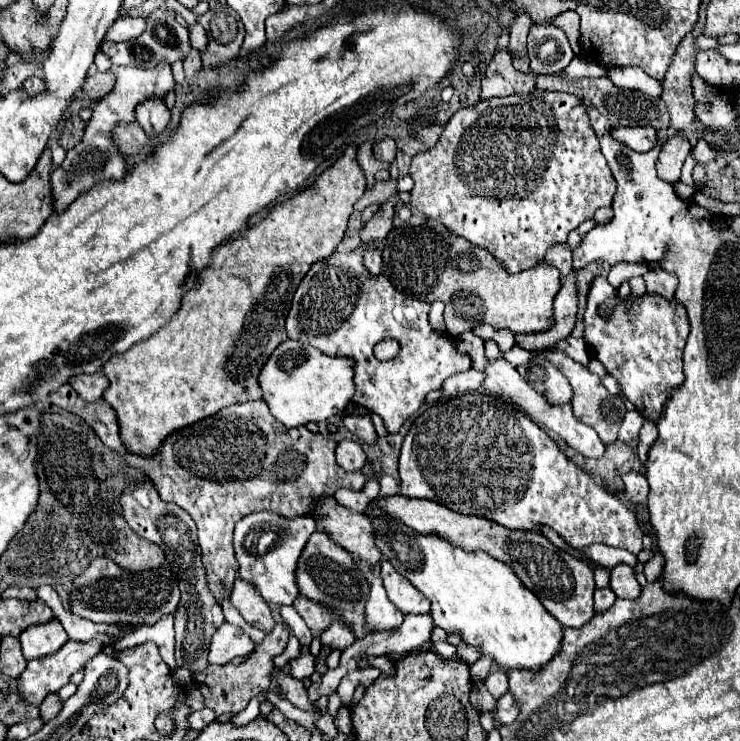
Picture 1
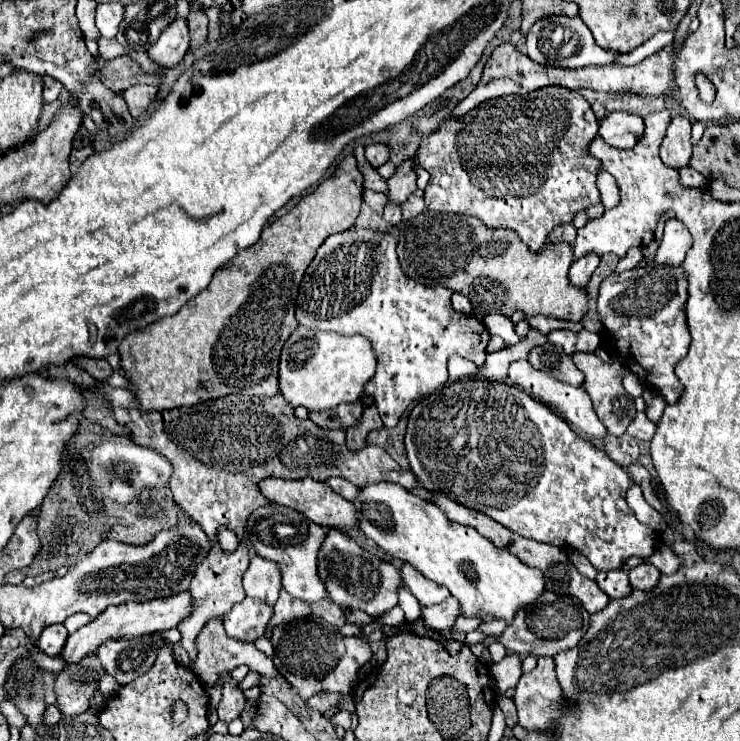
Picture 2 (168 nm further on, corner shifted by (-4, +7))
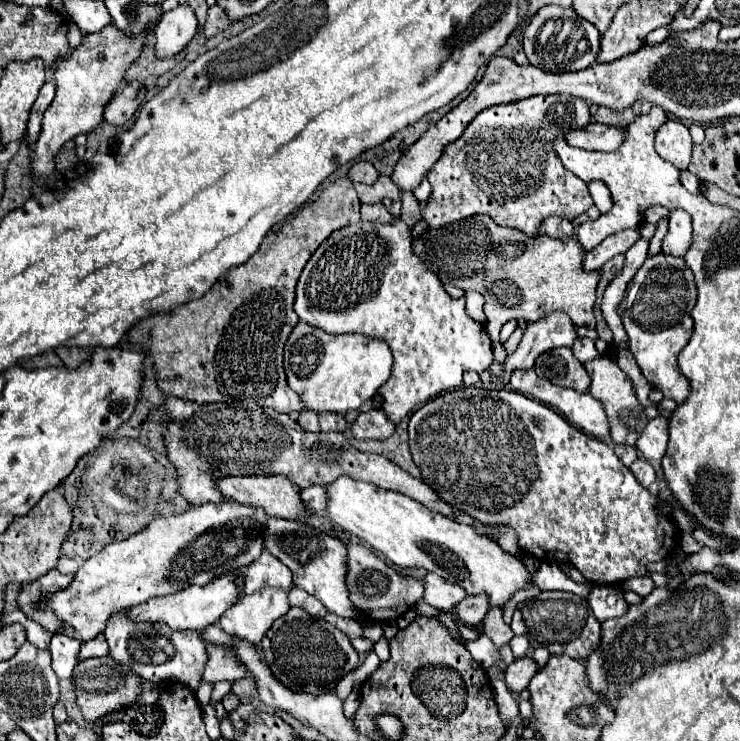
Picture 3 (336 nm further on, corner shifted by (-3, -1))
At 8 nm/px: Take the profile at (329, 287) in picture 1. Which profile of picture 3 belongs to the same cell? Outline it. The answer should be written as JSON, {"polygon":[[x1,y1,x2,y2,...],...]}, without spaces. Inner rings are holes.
{"polygon":[[403,220,393,224,381,222,357,222,335,230,309,258,303,274,297,282,295,312,301,322,321,328,329,334,365,334,369,338,385,340,393,352,393,370,385,386,379,388,383,398,383,412,399,424,411,410,423,406,443,392,451,392,461,386,461,378,467,370,481,374,493,362,493,346,483,326,471,320,465,312,465,298,453,300,439,278,425,268,421,260,411,252,411,234]]}

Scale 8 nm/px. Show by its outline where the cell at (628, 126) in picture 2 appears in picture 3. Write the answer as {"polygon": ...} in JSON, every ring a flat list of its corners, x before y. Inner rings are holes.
{"polygon":[[591,122,585,128,577,128,565,136,567,144,583,148,583,150,599,150,599,152,613,152,625,140,625,128,621,126,607,126,599,122]]}

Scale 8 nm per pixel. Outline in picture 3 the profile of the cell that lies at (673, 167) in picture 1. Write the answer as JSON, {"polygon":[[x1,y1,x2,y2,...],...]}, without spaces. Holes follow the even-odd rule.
{"polygon":[[667,120,663,126,659,126,655,134,655,150,657,154,677,166,679,170,685,170,691,160,691,134,689,128,681,120]]}

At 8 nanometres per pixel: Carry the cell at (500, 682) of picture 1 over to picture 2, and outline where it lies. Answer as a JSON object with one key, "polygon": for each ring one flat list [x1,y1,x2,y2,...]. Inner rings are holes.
{"polygon":[[510,652,502,662,492,664,492,676,498,684,498,694,502,696,508,688,516,686,522,676,522,658,514,652]]}

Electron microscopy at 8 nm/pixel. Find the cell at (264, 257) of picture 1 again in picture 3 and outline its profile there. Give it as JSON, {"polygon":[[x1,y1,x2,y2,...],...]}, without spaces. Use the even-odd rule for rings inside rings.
{"polygon":[[339,178,327,186,311,206,305,206,295,218,283,222,277,232,269,232,251,260,231,268,203,298,175,308,171,314,153,314,133,326,127,332,127,342,153,360,159,390,163,394,173,394,181,400,199,404,241,400,271,406,285,414,303,410,299,396,287,386,283,372,283,346,299,322,293,310,295,284,319,244,325,242,337,228,345,228,345,224,355,224,359,220,359,206,361,202,353,182,349,178]]}

